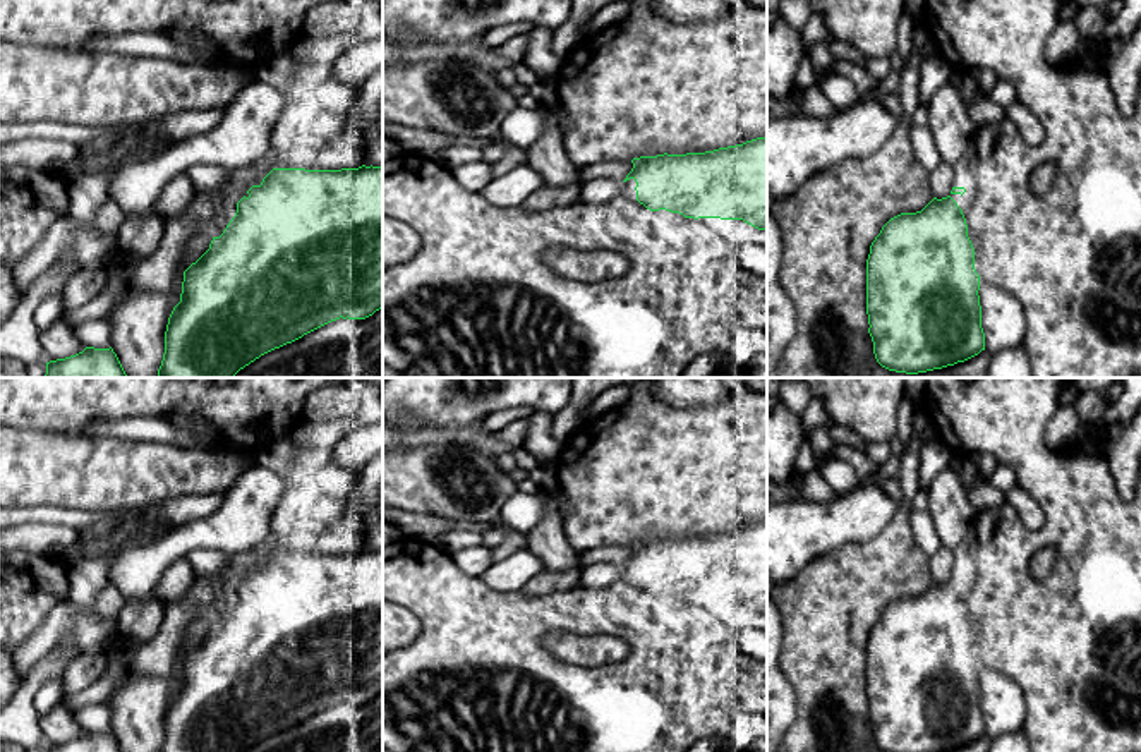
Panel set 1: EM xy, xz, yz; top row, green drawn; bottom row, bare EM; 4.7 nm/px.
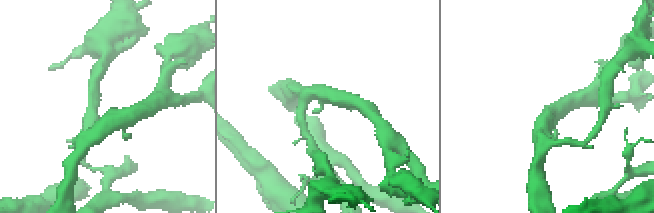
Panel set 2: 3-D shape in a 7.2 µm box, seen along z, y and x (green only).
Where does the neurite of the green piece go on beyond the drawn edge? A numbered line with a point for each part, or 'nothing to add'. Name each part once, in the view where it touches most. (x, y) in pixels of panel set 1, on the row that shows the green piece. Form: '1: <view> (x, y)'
nothing to add

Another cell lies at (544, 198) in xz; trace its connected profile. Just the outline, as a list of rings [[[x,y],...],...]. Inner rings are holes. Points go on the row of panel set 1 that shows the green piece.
[[[580,182],[564,185],[564,187],[551,187],[544,185],[534,194],[530,194],[520,208],[530,211],[549,209],[556,204],[573,204],[580,199]]]

